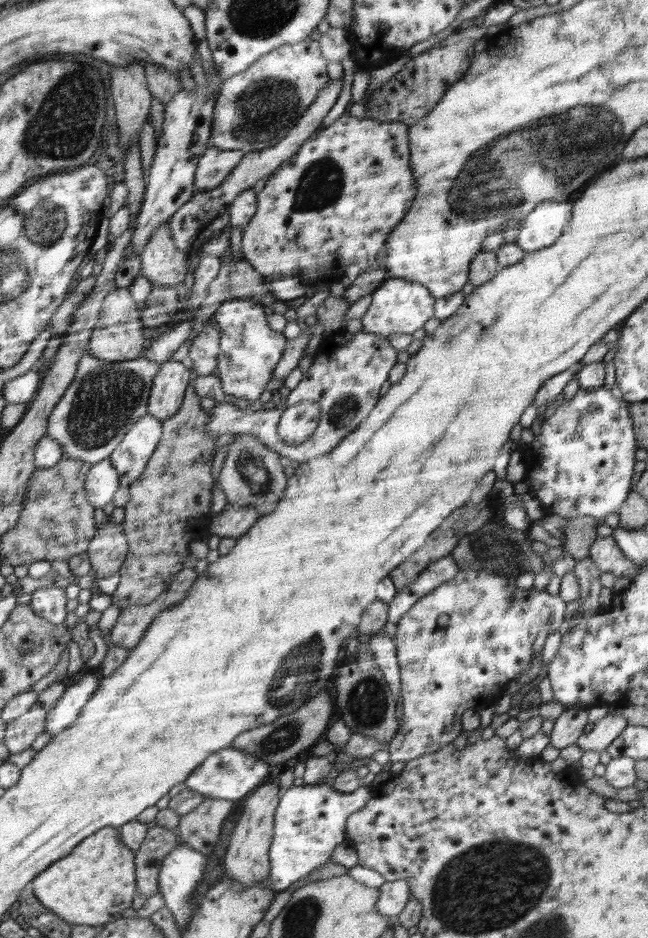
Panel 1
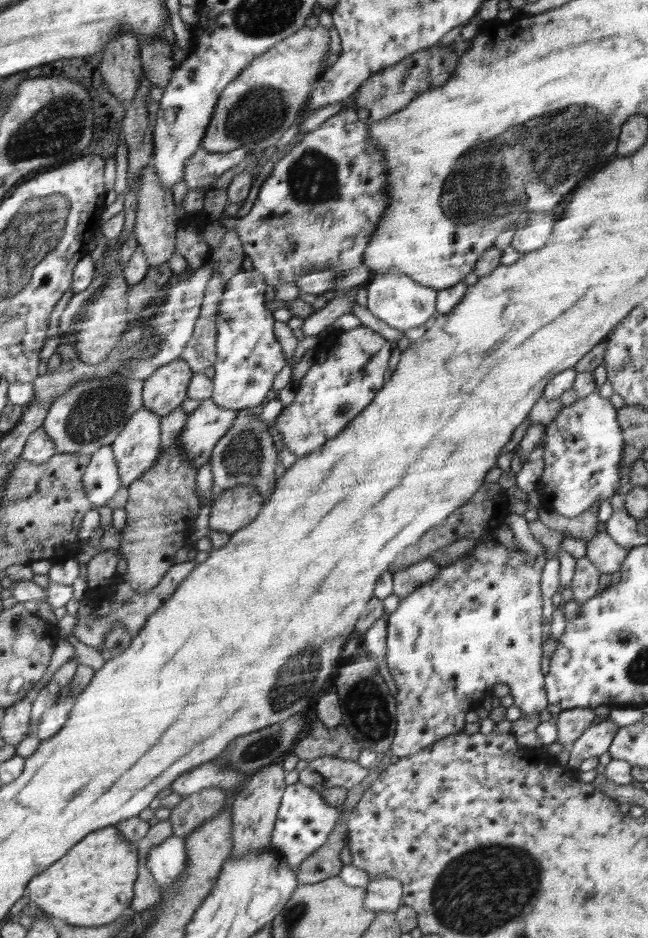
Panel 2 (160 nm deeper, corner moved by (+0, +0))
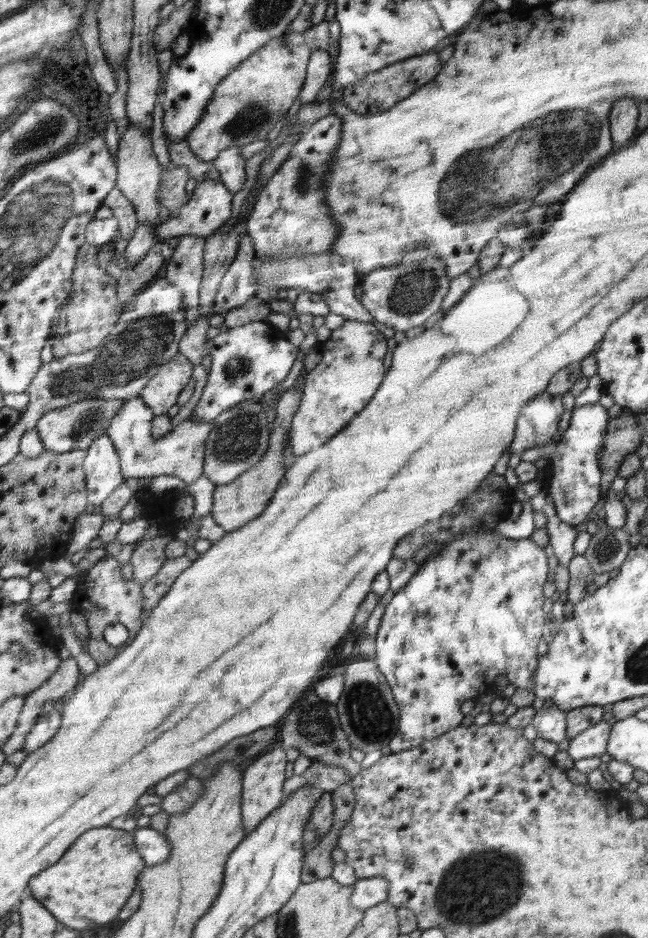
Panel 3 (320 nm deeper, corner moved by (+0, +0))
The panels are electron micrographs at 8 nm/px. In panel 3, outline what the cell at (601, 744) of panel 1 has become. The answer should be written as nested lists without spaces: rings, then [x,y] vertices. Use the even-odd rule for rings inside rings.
[[[606,721],[599,722],[588,728],[588,730],[584,730],[584,732],[569,740],[568,756],[574,762],[583,758],[601,757],[601,755],[606,753],[610,729],[611,724]]]

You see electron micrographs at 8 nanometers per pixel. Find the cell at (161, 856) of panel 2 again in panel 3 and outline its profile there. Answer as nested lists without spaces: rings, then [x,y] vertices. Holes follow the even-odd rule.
[[[140,827],[133,833],[137,839],[137,850],[147,862],[147,867],[160,864],[171,851],[171,844],[160,831],[152,827]]]

